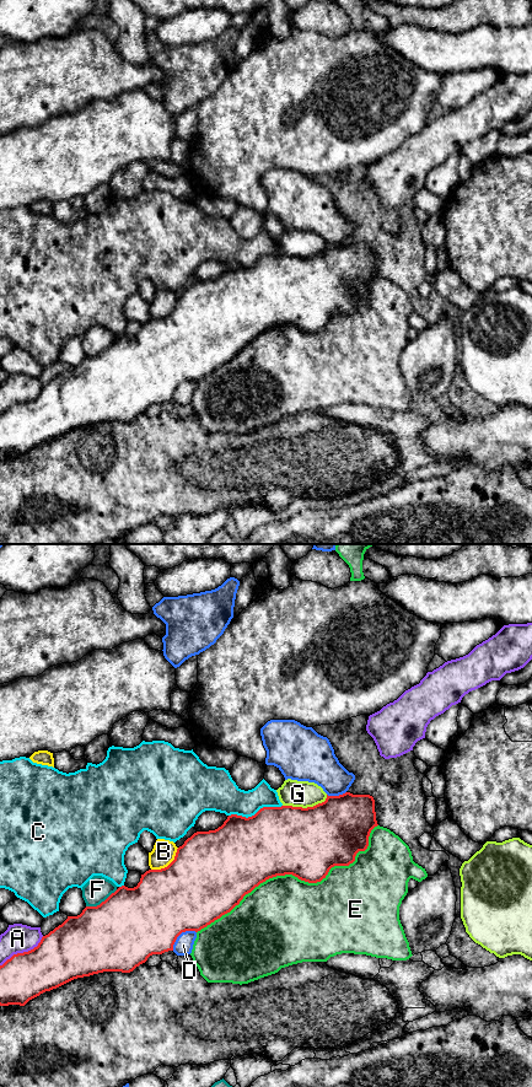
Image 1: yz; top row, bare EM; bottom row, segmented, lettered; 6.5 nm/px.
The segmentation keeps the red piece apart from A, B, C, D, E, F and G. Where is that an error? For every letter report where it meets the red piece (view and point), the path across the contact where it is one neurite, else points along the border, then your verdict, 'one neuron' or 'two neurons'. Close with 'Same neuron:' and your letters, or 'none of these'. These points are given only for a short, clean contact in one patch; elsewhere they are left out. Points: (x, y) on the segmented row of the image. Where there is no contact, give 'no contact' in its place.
A: contact yz (23, 952); two neurons
B: contact yz (168, 865); two neurons
C: contact yz (256, 813); two neurons
D: contact yz (179, 934); two neurons
E: contact yz (295, 876); two neurons
F: contact yz (102, 902); two neurons
G: contact yz (307, 807); two neurons
Same neuron: none of these

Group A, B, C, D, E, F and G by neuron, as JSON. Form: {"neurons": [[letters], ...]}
{"neurons": [["A"], ["B"], ["C"], ["D"], ["E"], ["F"], ["G"]]}

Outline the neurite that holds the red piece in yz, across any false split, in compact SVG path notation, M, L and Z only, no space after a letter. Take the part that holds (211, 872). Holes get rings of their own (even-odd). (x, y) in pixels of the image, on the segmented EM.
M350 792L327 795L324 802L307 808L263 807L248 818L231 814L217 829L197 832L188 838L167 867L146 871L136 887L119 887L100 905L86 906L80 915L68 916L33 949L7 959L0 965L0 1006L25 1006L41 994L77 978L103 972L130 973L150 956L173 951L182 932L198 932L230 913L246 894L269 878L292 875L308 883L321 882L332 867L353 863L356 854L367 849L370 833L377 825L374 797Z

